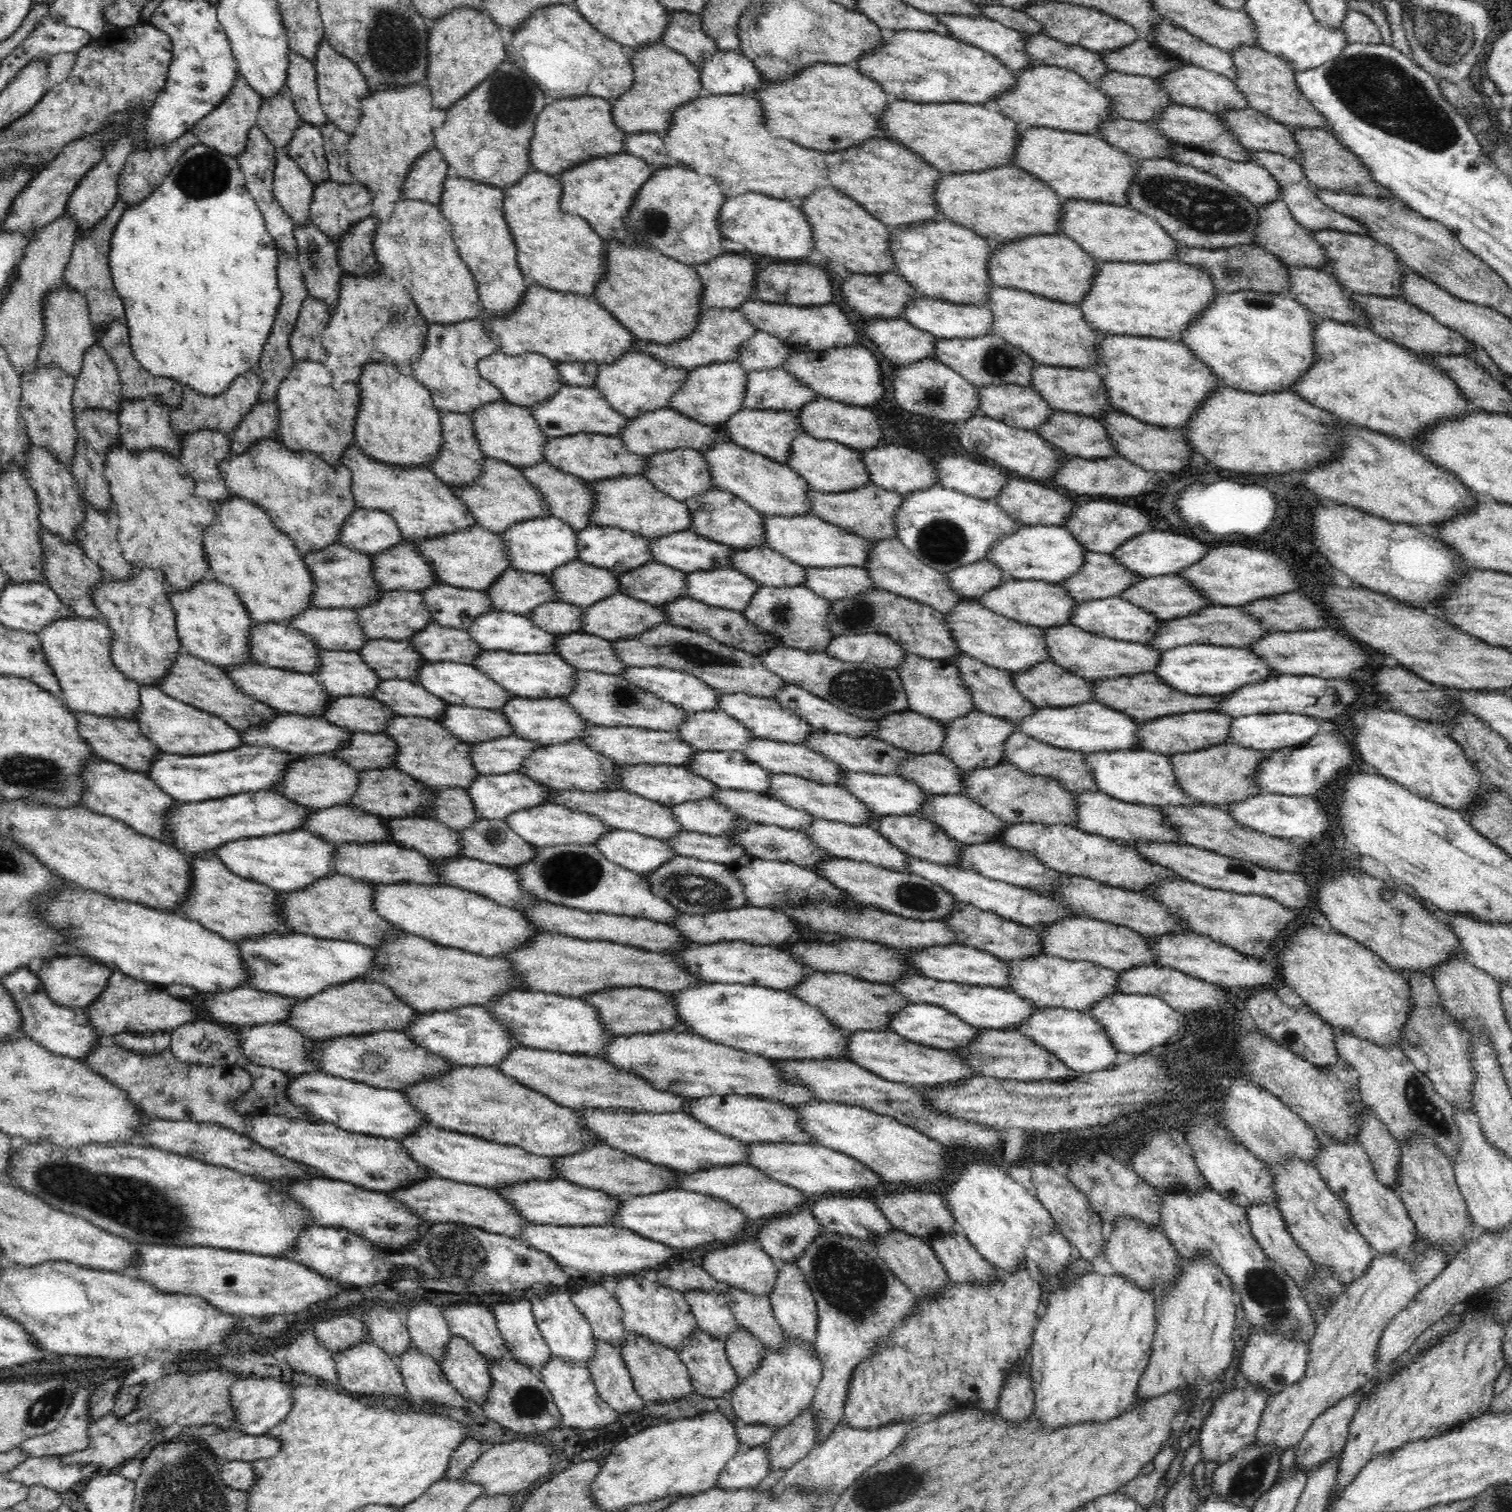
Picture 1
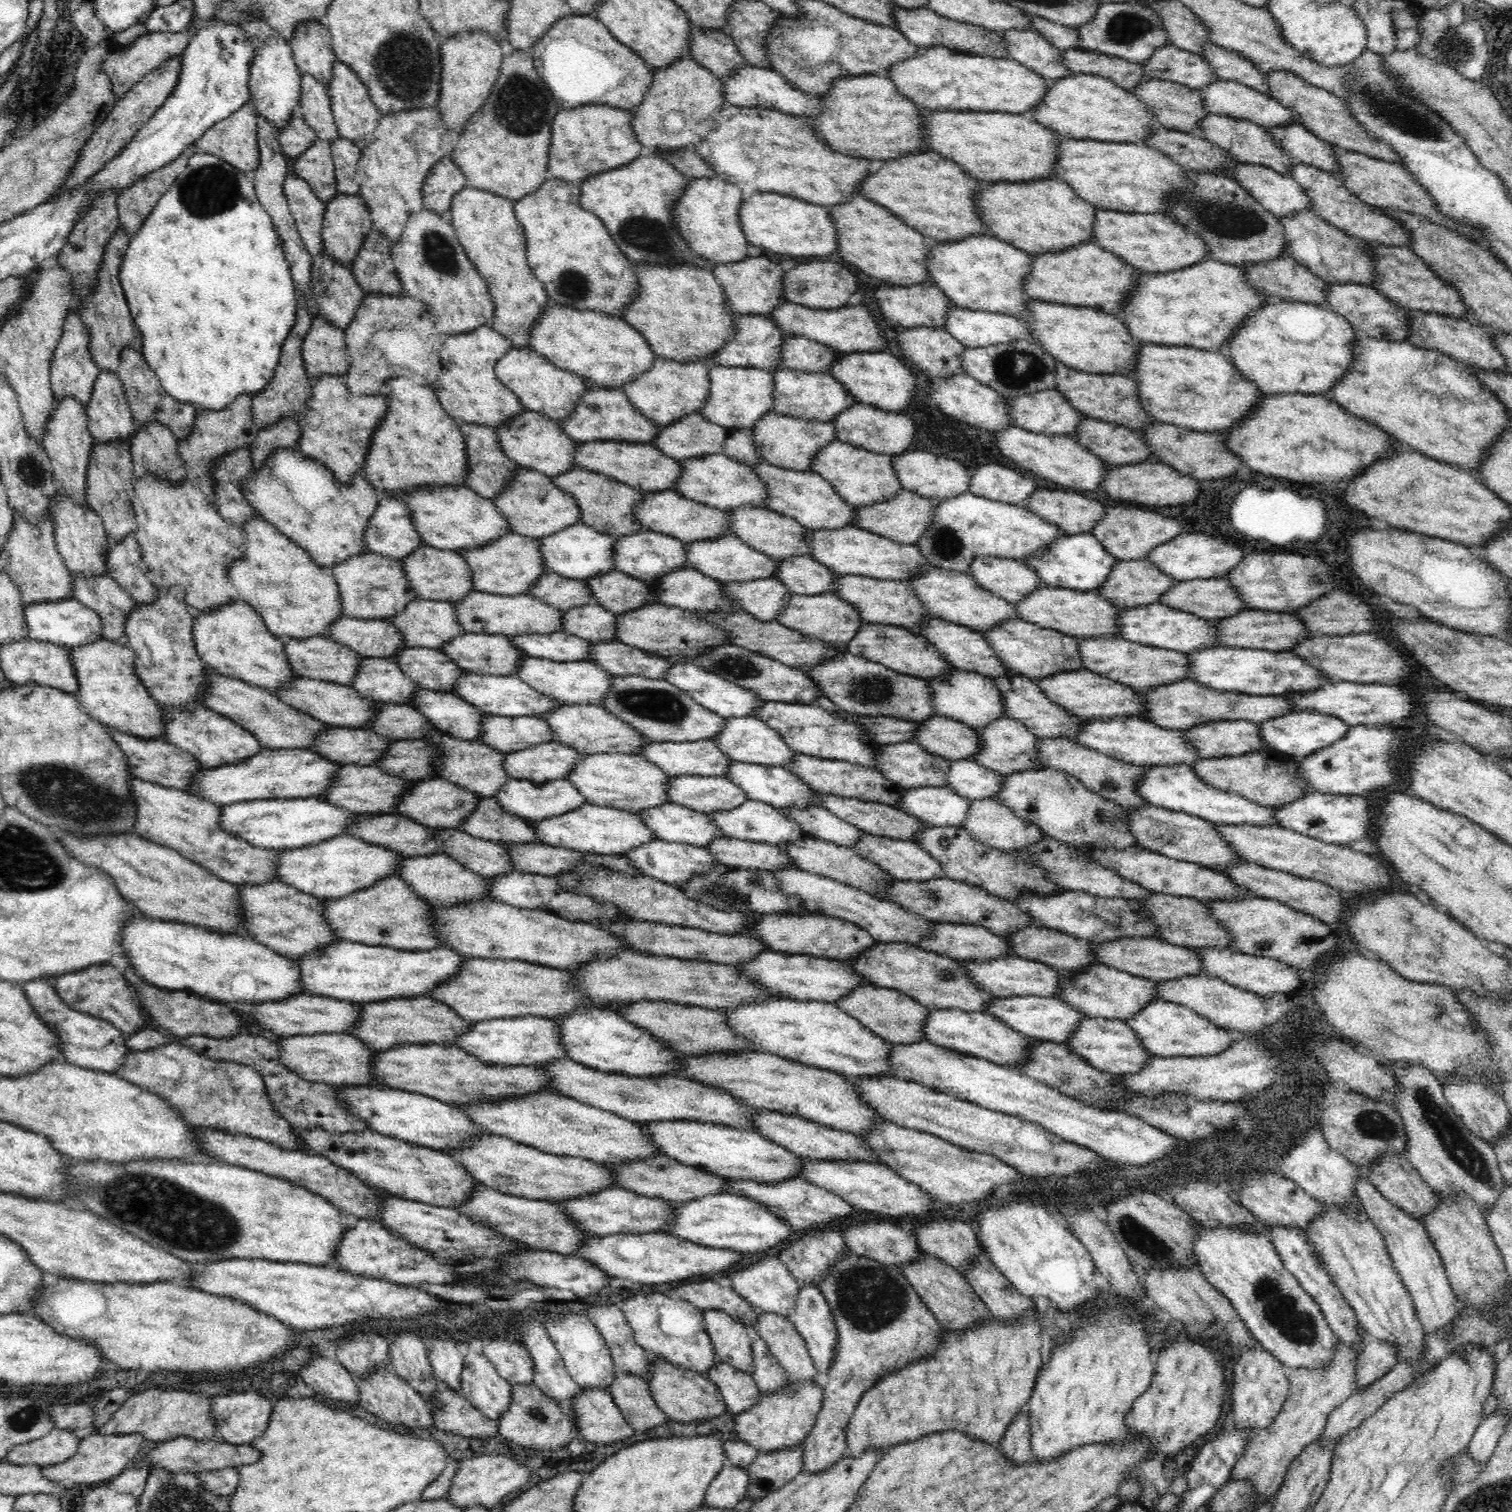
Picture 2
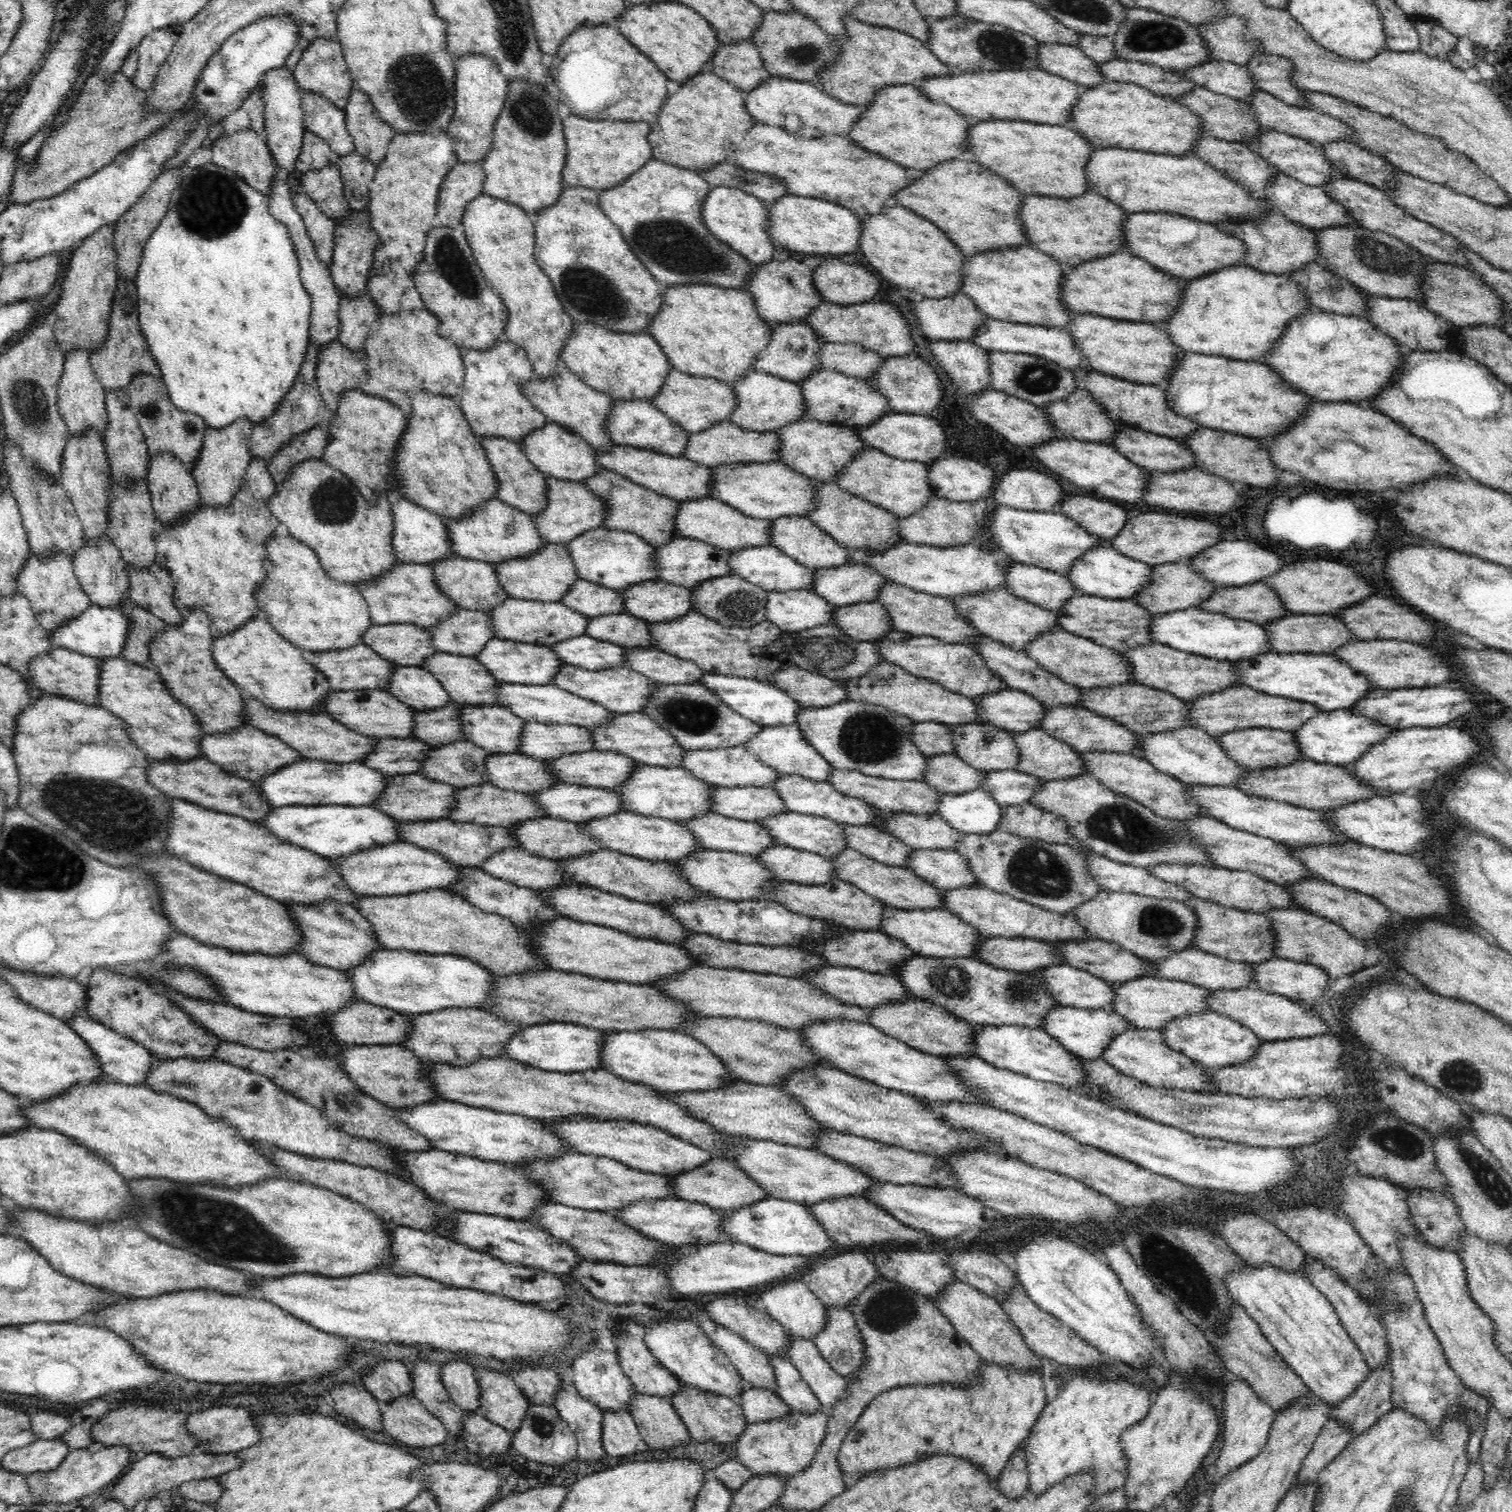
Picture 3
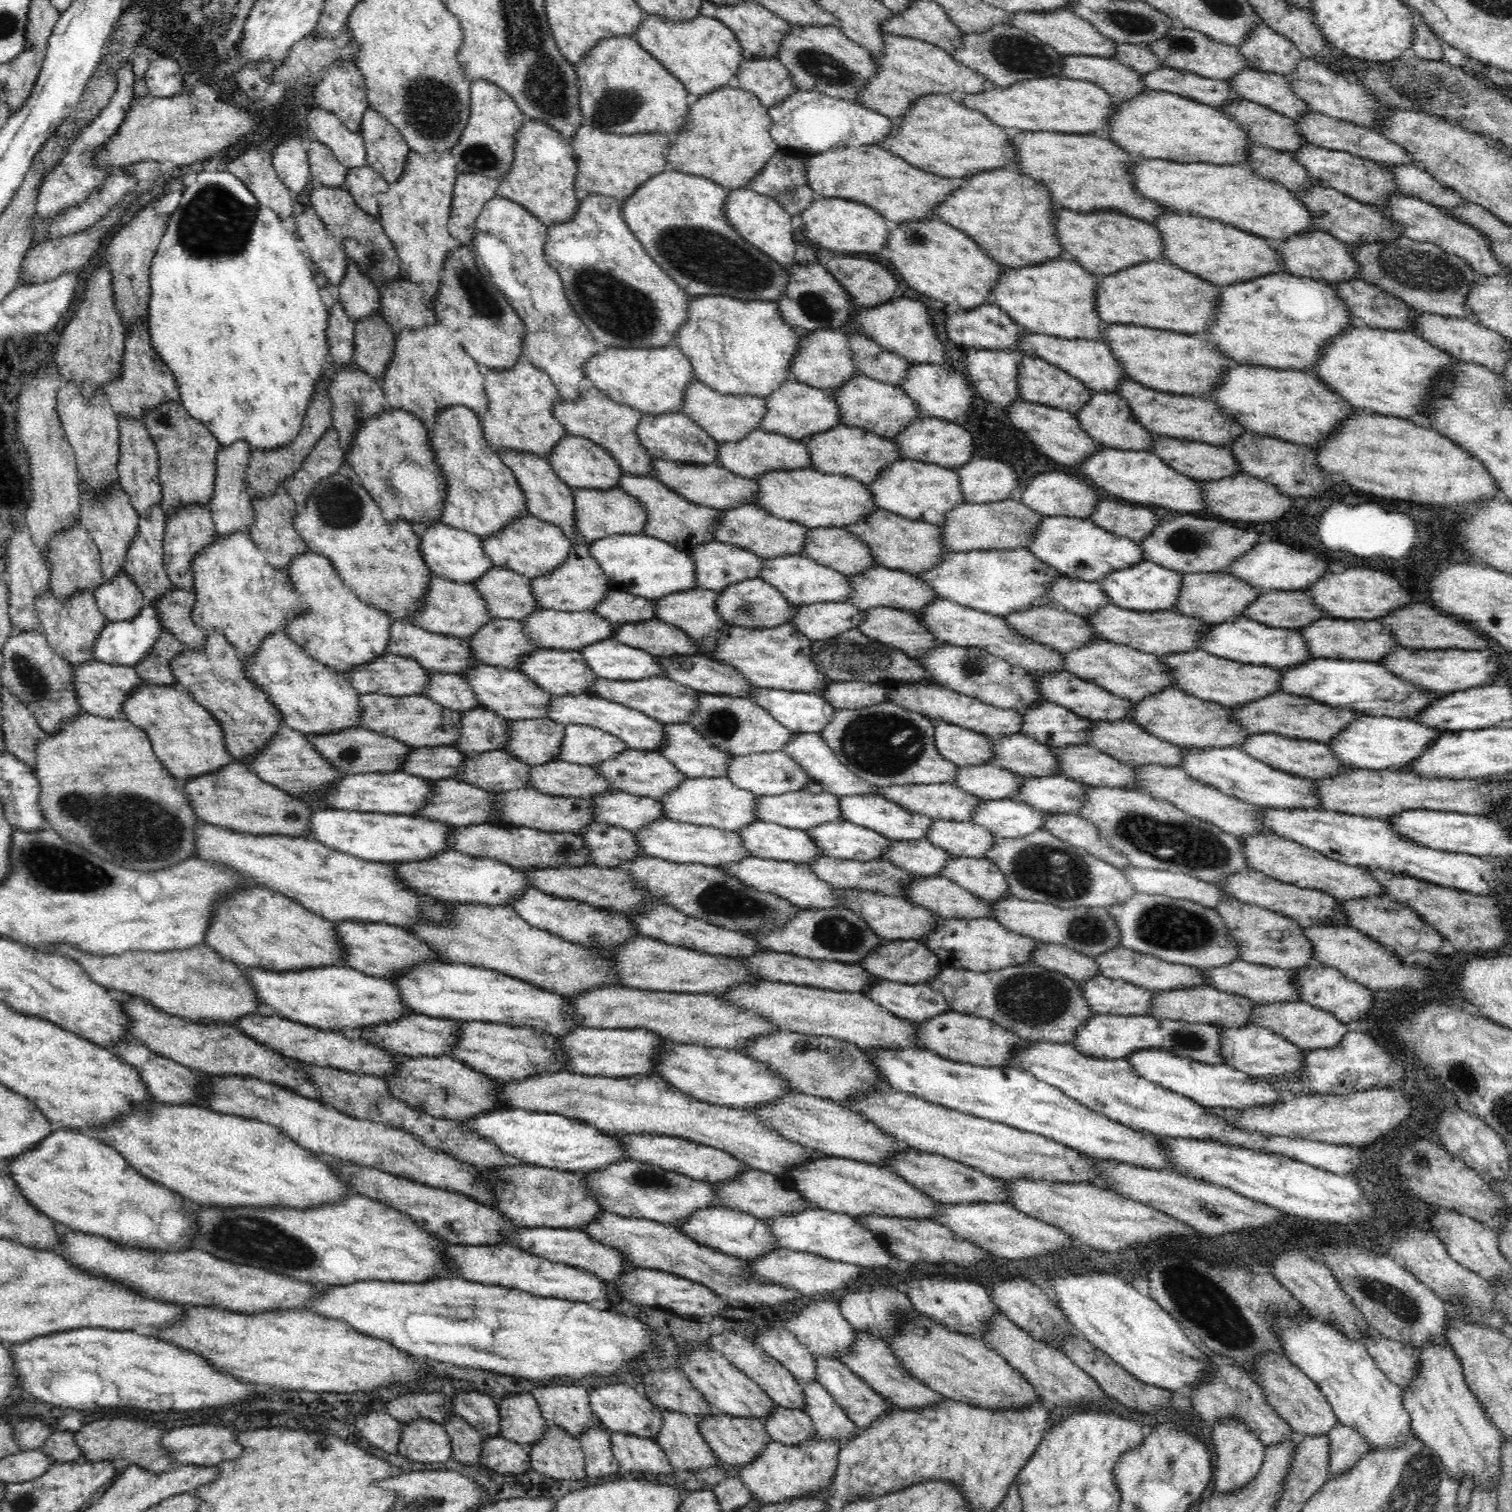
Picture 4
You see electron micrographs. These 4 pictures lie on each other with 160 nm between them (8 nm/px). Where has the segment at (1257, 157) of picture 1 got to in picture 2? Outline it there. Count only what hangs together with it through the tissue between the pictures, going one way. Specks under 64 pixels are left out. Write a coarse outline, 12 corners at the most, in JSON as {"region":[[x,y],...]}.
{"region":[[1296,163],[1289,174],[1309,210],[1346,234],[1409,246],[1391,216],[1358,200],[1329,172]]}

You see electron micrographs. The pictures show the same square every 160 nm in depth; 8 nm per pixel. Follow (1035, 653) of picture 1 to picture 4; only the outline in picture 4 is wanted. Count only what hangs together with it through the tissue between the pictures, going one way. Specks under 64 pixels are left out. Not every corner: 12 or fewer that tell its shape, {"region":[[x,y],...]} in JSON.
{"region":[[1096,639],[1065,670],[1132,703],[1175,687],[1161,657]]}

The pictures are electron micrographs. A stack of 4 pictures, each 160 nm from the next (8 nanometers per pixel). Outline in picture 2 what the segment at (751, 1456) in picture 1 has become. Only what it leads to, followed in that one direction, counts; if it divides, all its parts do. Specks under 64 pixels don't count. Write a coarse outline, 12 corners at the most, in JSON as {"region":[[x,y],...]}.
{"region":[[725,1460],[704,1503],[732,1508],[748,1494],[748,1469]]}

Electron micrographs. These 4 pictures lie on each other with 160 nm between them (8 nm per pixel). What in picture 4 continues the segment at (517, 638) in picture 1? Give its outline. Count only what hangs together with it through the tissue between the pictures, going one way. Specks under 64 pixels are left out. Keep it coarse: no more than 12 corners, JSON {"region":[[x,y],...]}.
{"region":[[613,639],[579,651],[598,677],[663,676],[658,658]]}

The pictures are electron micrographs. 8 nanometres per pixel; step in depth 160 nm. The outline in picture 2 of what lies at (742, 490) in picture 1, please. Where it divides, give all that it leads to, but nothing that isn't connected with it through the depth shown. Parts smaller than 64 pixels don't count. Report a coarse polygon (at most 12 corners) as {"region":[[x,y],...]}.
{"region":[[765,459],[767,510],[808,529],[856,522],[856,508],[818,473]]}

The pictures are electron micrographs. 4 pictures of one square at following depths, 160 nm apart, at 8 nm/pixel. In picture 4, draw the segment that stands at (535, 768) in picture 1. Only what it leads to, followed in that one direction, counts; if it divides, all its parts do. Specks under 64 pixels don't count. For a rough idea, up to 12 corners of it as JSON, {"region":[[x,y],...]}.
{"region":[[686,777],[666,818],[726,831],[757,820],[757,794],[728,777]]}

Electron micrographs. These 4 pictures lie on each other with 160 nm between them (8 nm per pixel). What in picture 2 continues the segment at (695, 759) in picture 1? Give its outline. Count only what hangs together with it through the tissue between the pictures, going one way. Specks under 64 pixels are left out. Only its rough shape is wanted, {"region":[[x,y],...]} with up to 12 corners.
{"region":[[734,761],[725,777],[750,800],[822,807],[822,794],[782,766]]}

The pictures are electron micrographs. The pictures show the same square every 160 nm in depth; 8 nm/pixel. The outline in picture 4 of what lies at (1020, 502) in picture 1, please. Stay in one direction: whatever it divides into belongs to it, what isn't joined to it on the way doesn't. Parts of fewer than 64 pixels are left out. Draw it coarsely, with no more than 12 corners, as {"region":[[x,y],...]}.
{"region":[[1098,501],[1096,526],[1139,543],[1160,522],[1147,506]]}

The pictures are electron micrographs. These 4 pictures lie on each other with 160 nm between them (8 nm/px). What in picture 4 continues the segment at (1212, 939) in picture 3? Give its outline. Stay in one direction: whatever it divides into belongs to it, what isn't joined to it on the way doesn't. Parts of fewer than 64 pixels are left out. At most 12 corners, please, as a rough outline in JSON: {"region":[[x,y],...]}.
{"region":[[1222,899],[1214,910],[1238,959],[1292,970],[1317,964],[1293,919]]}

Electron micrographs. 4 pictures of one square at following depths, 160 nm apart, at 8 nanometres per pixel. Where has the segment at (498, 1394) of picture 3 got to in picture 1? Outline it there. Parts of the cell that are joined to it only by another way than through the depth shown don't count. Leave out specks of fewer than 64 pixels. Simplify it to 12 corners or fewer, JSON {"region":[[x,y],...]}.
{"region":[[453,1334],[442,1373],[460,1395],[484,1406],[492,1390],[488,1360]]}

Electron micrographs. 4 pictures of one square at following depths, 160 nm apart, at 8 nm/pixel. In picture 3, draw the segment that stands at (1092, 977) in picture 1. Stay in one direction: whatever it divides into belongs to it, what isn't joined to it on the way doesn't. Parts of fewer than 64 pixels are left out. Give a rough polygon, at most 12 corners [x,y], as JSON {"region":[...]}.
{"region":[[1158,978],[1113,984],[1110,1011],[1138,1028],[1210,1011],[1202,986]]}

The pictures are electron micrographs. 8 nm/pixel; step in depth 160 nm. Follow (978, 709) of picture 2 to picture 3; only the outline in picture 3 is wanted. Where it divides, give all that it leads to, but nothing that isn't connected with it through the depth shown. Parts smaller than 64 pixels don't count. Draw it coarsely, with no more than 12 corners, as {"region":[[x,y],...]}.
{"region":[[1010,687],[974,697],[982,723],[1038,728],[1047,707]]}

